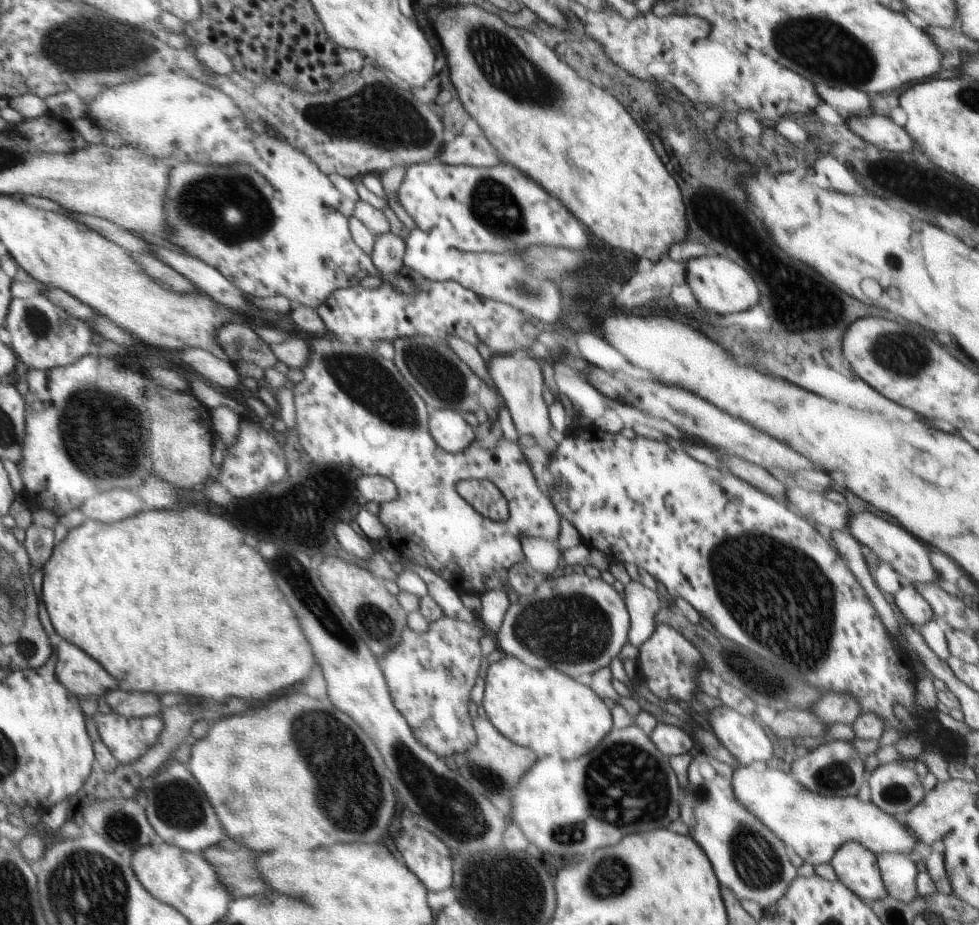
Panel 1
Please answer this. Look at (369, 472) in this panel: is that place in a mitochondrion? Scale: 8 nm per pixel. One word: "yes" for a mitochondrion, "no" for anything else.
no

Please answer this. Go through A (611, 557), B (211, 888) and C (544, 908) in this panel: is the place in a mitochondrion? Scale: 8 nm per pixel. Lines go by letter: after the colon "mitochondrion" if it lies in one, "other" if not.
A: other
B: other
C: other

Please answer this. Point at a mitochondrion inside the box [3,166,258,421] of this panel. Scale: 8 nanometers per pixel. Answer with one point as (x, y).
(37, 322)

